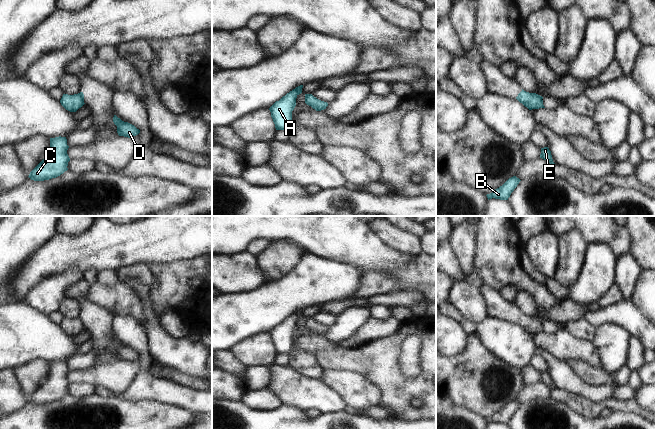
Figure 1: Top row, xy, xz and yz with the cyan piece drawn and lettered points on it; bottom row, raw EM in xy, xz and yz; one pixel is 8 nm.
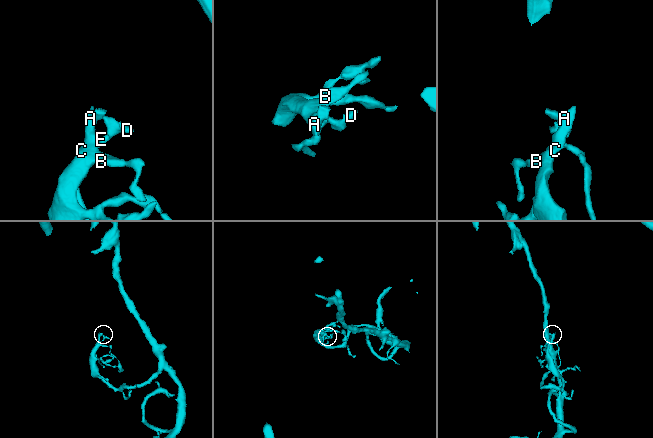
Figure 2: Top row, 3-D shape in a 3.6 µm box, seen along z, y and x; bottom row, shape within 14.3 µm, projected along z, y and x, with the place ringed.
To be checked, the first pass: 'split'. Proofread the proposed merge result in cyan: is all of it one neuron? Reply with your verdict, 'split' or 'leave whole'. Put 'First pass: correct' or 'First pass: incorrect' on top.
First pass: incorrect
leave whole

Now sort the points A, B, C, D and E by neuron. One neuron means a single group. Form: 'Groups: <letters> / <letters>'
Groups: A B C D E

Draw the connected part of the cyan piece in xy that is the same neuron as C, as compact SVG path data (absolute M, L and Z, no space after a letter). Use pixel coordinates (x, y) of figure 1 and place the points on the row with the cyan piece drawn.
M66 137L50 138L47 156L30 172L29 178L44 181L56 178L68 170L70 158L67 154L69 146Z

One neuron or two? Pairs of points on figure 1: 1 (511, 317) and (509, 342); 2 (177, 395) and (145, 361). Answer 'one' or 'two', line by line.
1: two
2: one

